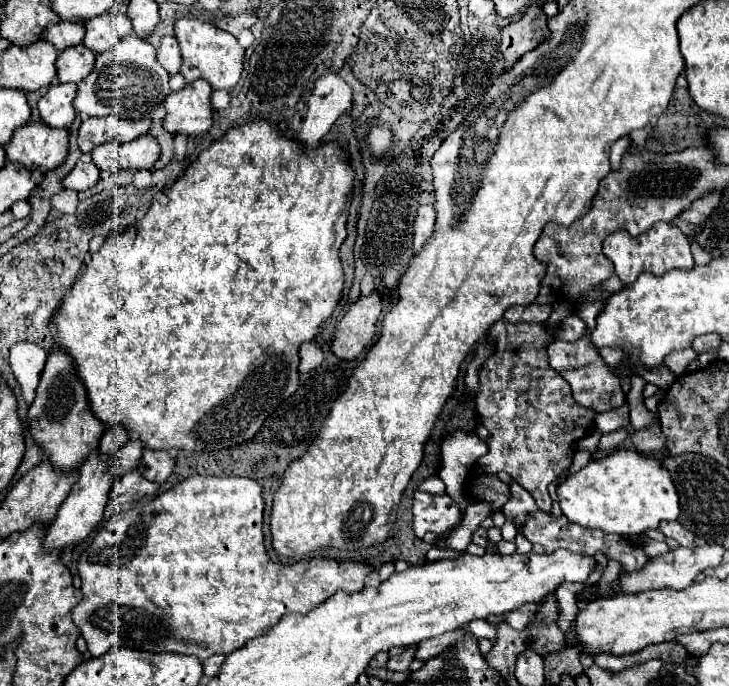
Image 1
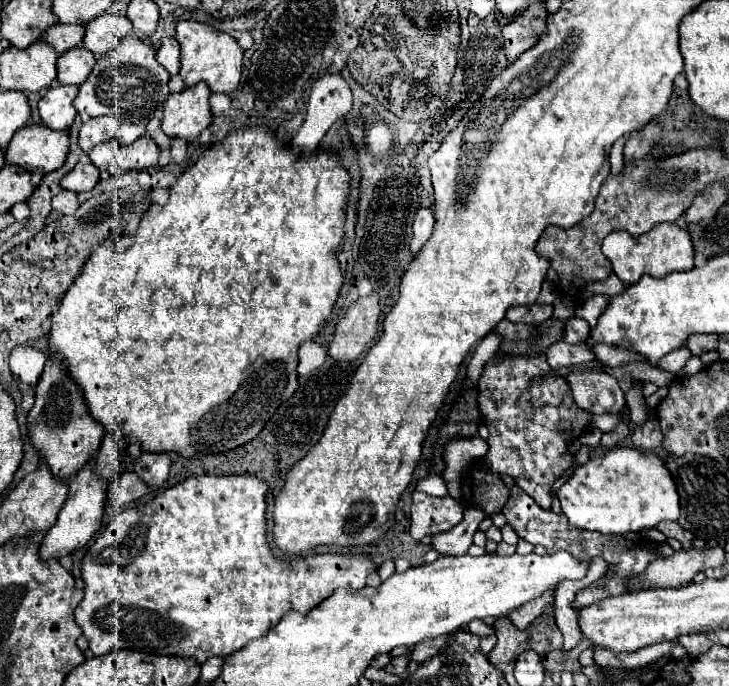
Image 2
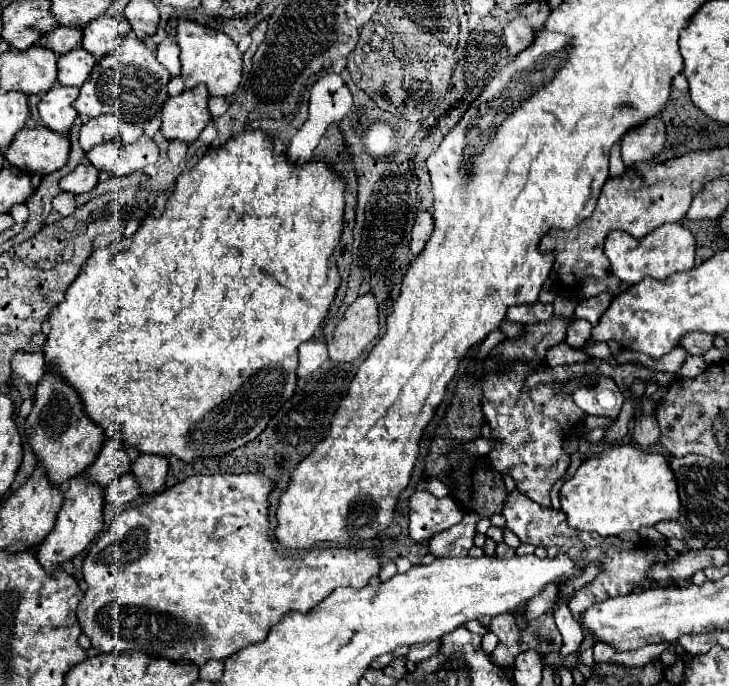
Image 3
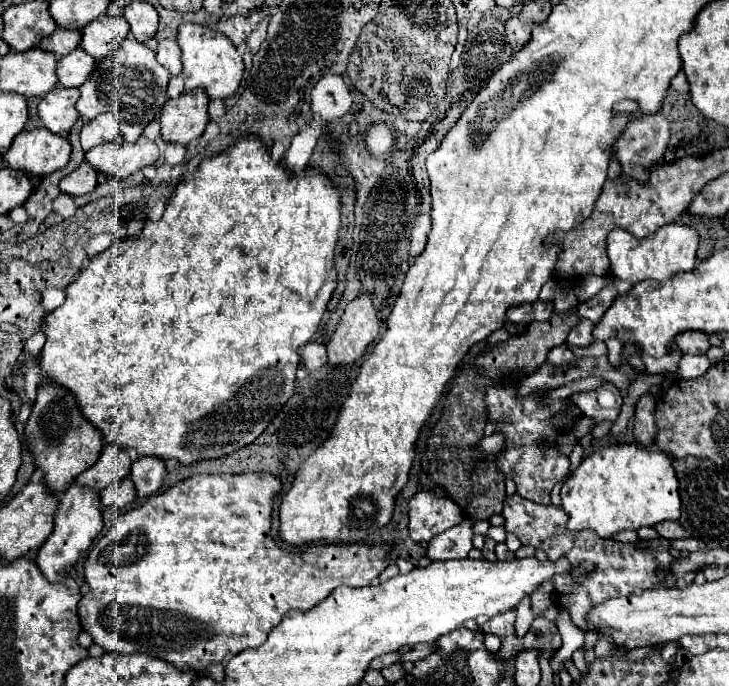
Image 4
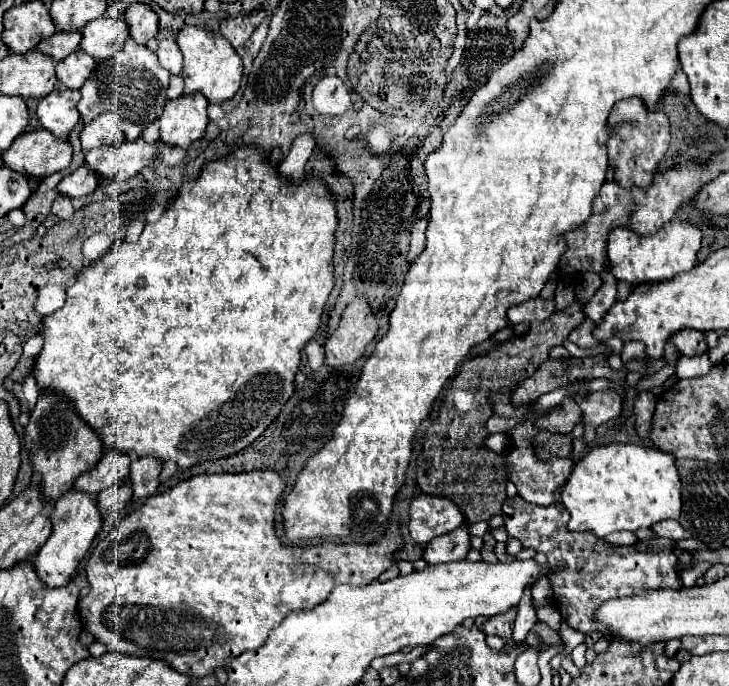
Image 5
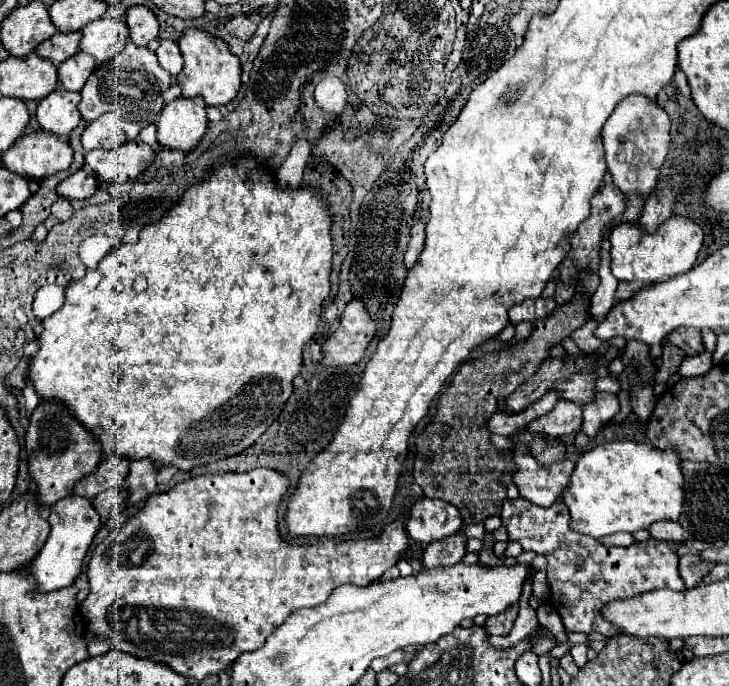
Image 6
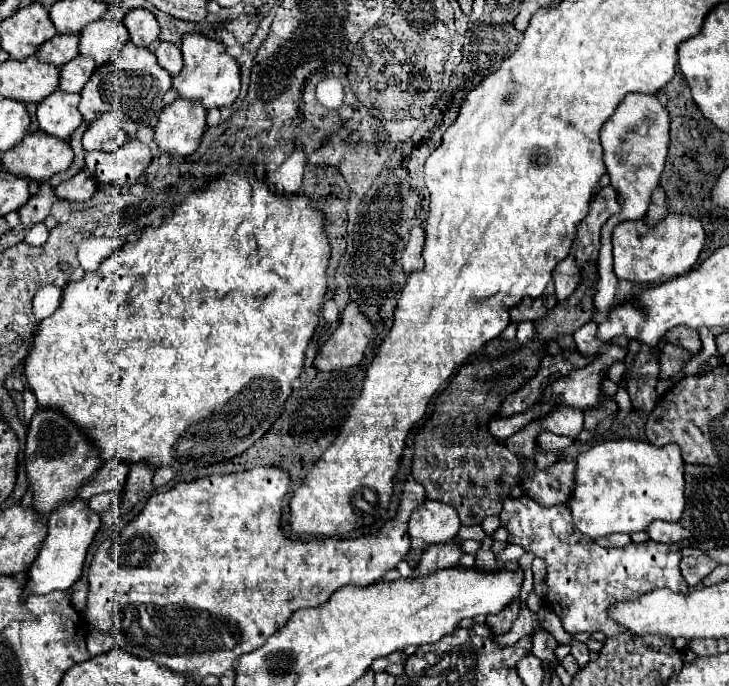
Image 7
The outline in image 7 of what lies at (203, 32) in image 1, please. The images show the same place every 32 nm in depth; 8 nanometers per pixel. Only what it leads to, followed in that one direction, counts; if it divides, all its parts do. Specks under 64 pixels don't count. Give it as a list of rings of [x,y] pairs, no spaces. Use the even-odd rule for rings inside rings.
[[[194,32],[186,34],[182,40],[182,56],[184,56],[184,68],[178,76],[174,76],[172,82],[180,98],[200,100],[206,110],[228,108],[234,104],[240,92],[240,70],[236,60],[226,54],[226,48],[220,46],[220,42]]]

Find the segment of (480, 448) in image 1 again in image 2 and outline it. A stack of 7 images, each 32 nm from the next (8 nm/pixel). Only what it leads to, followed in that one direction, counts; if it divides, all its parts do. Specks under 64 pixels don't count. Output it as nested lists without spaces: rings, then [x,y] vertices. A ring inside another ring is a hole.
[[[480,436],[476,438],[460,438],[460,440],[454,440],[452,446],[450,442],[446,444],[446,452],[444,452],[444,458],[446,458],[446,470],[442,474],[446,486],[448,486],[448,492],[452,498],[460,500],[460,484],[458,480],[462,478],[462,470],[466,466],[466,462],[472,462],[472,458],[482,458],[486,456],[488,452],[488,442],[482,440]]]

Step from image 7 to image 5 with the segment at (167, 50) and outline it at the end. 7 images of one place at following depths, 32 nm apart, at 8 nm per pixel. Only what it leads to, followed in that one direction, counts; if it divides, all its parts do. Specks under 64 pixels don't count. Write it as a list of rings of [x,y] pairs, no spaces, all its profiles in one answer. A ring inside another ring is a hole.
[[[160,40],[160,46],[156,50],[160,66],[170,70],[170,74],[180,74],[182,70],[182,52],[176,44],[176,40]]]

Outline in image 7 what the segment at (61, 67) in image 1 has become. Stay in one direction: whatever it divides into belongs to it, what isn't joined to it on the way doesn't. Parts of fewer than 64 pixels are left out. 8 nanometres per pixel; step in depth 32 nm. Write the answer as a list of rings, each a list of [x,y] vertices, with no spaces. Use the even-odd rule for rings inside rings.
[[[76,56],[74,60],[70,60],[68,64],[64,64],[60,68],[60,90],[64,92],[80,92],[84,88],[84,84],[88,82],[88,78],[92,76],[96,64],[92,62],[92,58],[86,56]]]

